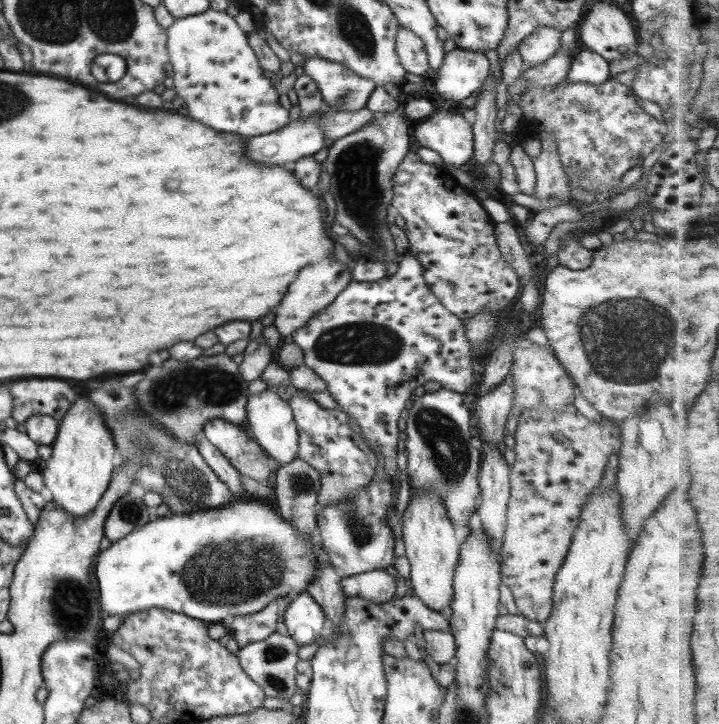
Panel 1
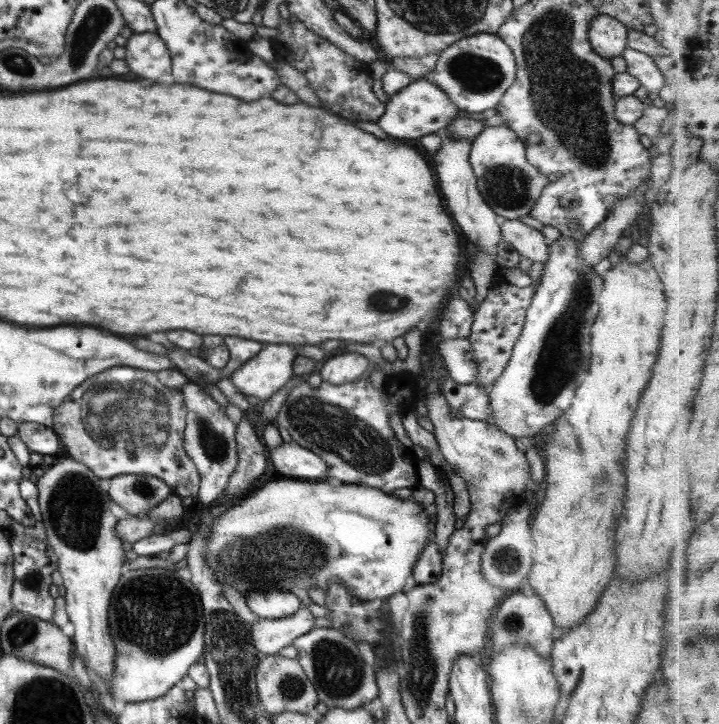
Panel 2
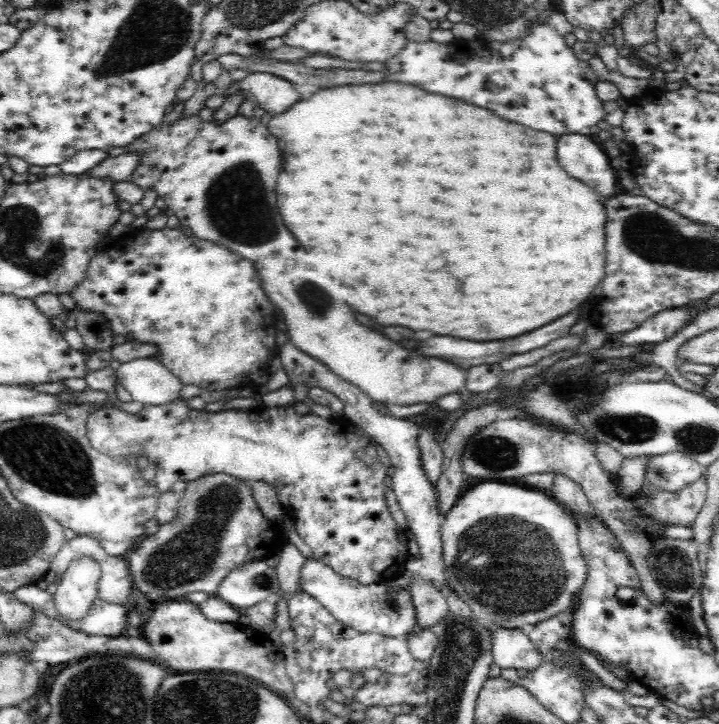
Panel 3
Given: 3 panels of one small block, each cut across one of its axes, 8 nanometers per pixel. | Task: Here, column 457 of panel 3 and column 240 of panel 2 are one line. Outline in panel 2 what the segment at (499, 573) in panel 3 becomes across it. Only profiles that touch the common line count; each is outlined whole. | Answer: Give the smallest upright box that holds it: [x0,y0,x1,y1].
[205,480,435,602]

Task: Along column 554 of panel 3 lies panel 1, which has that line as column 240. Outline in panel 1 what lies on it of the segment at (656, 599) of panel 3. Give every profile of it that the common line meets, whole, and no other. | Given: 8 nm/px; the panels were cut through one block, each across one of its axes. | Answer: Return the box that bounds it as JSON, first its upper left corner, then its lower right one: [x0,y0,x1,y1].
[203,418,272,482]

